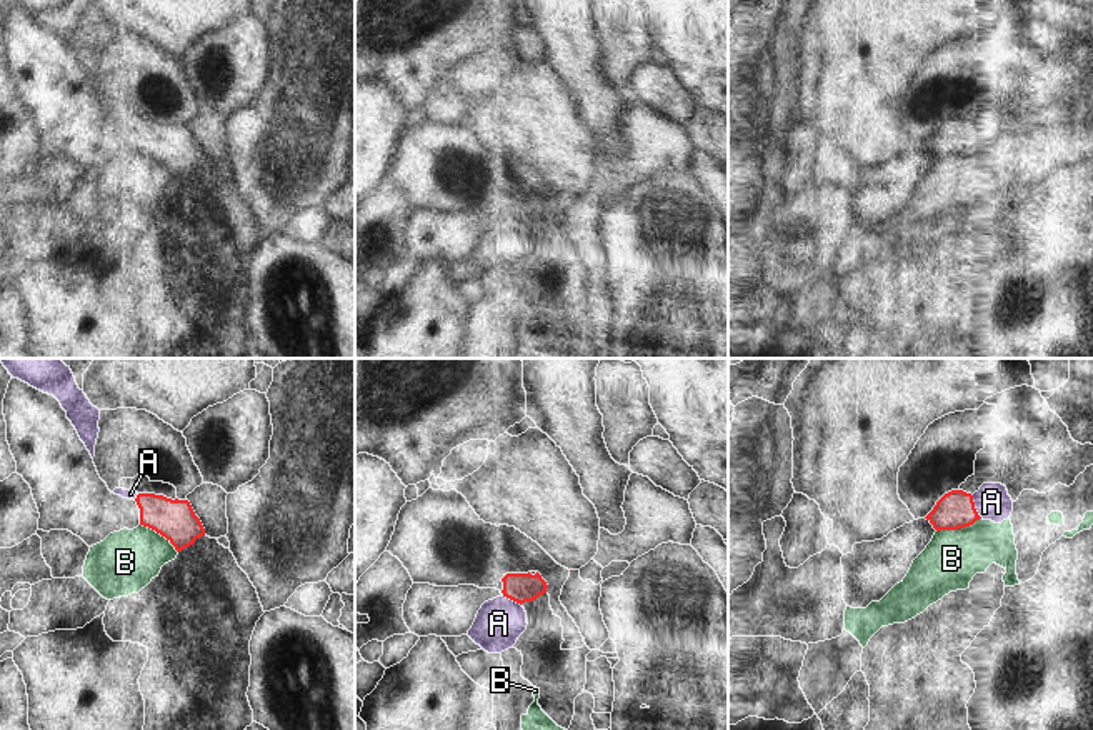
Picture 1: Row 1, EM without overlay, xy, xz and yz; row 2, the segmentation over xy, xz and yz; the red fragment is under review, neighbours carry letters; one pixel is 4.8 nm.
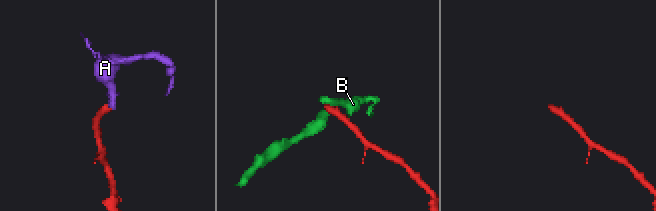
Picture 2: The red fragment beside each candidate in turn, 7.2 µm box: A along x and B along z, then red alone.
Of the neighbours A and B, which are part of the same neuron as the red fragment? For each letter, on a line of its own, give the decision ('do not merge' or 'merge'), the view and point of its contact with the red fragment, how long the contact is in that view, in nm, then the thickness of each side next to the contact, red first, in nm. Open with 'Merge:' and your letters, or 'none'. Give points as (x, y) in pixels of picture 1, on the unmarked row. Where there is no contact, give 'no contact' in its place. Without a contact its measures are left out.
Merge: A
A: merge; meets red in yz at (973, 134); contact 120 nm long; 180 nm thick on the red side, 170 nm on the other
B: do not merge; meets red in yz at (958, 154); contact 220 nm long; 180 nm thick on the red side, 280 nm on the other

